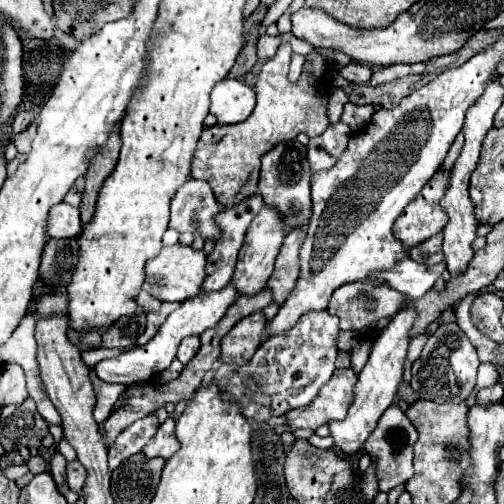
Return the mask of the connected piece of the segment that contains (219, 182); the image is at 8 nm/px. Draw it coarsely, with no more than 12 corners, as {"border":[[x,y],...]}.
{"border":[[282,42],[256,80],[252,116],[200,136],[192,178],[222,206],[256,194],[260,158],[328,128],[330,64],[288,80]]}

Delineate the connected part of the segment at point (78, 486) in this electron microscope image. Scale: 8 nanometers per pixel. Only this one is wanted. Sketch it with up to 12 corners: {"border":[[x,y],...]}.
{"border":[[78,460],[66,466],[70,490],[80,494],[86,470]]}

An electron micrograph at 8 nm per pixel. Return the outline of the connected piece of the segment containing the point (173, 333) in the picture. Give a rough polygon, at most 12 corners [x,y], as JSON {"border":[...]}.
{"border":[[220,292],[184,300],[146,346],[94,366],[104,382],[152,380],[182,338],[214,328],[238,298]]}

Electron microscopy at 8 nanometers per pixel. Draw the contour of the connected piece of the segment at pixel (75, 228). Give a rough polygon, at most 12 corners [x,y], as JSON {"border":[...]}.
{"border":[[62,202],[48,216],[48,236],[82,232],[80,210]]}

